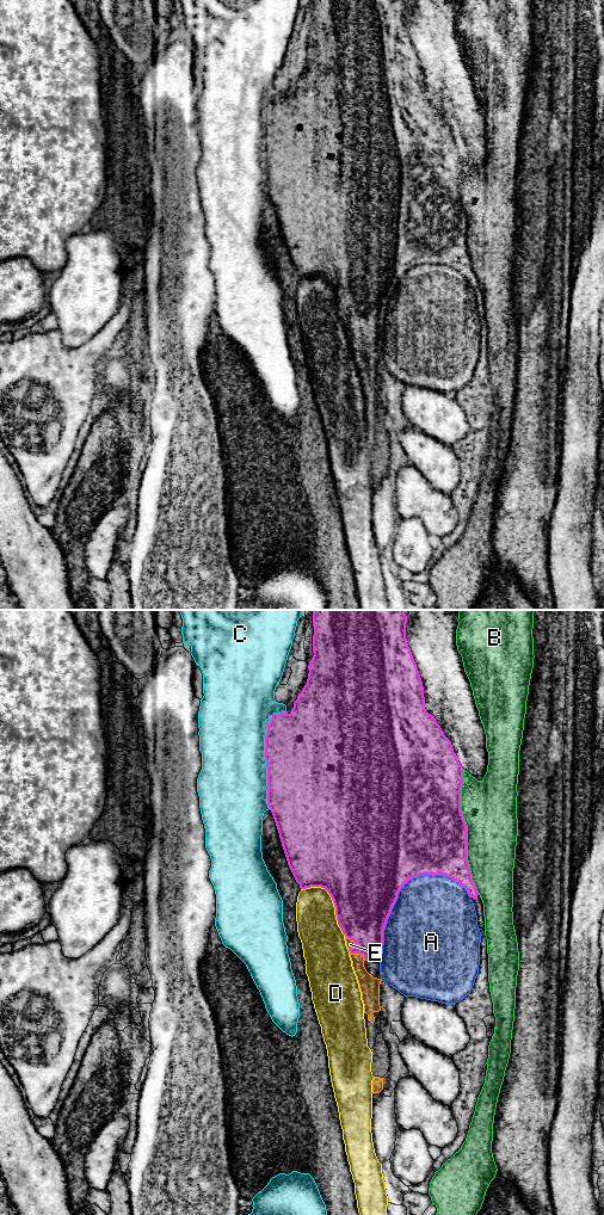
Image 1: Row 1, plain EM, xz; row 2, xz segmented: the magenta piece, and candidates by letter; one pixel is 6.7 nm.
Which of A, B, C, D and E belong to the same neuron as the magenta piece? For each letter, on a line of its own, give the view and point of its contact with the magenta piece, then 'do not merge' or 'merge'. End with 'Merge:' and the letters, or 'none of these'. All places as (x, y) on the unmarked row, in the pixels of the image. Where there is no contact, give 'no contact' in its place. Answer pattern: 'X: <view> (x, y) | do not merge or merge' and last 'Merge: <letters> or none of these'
A: xz (400, 277) | do not merge
B: xz (466, 220) | do not merge
C: xz (265, 145) | do not merge
D: xz (333, 290) | do not merge
E: xz (358, 341) | merge
Merge: E

